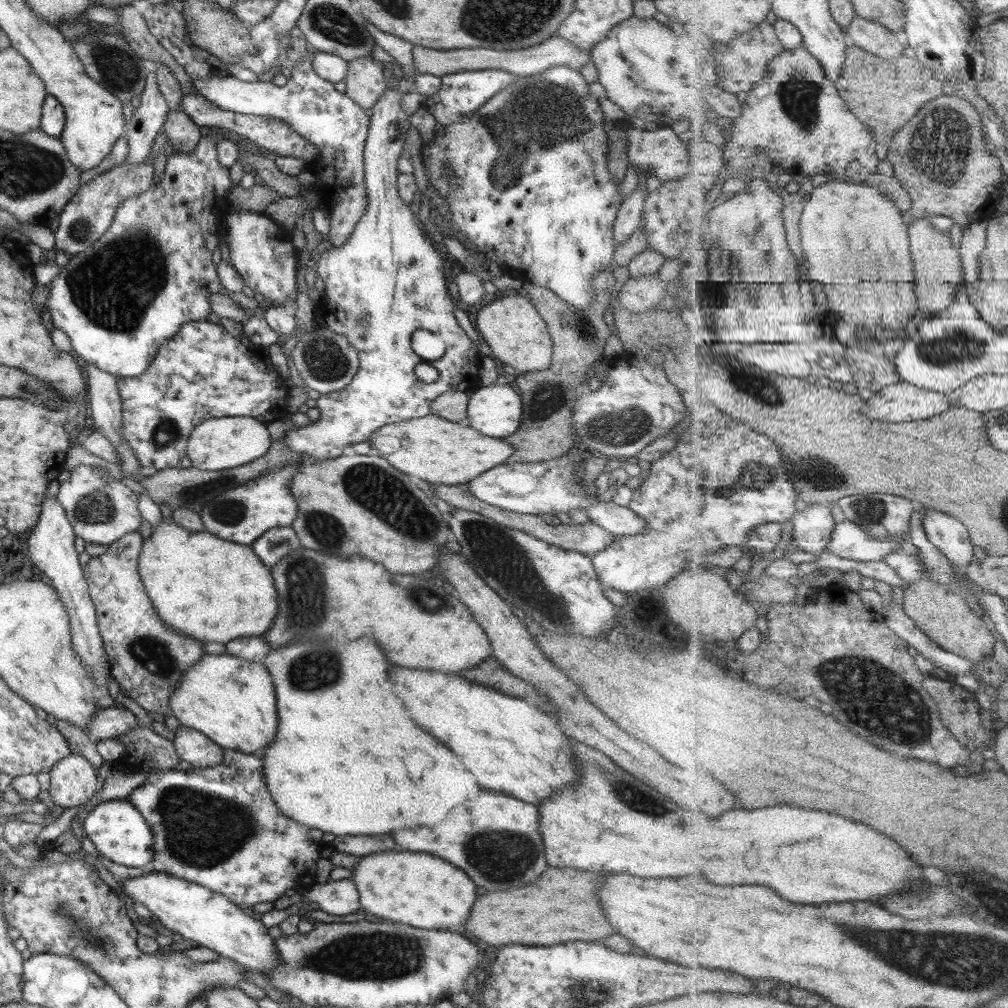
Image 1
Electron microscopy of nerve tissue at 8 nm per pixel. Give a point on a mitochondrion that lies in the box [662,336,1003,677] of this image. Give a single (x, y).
(752, 477)

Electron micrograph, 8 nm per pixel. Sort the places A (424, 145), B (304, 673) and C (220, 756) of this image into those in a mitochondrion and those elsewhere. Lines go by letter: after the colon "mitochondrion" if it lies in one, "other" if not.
A: other
B: mitochondrion
C: other

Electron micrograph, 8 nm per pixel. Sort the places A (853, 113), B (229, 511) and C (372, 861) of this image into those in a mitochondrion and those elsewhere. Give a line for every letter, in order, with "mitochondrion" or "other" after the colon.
A: other
B: mitochondrion
C: other

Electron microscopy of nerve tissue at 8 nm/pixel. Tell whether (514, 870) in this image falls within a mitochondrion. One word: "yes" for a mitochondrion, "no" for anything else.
yes

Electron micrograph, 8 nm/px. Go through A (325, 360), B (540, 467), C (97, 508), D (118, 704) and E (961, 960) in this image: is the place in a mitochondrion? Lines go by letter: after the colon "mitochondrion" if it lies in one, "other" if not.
A: mitochondrion
B: other
C: mitochondrion
D: other
E: mitochondrion

